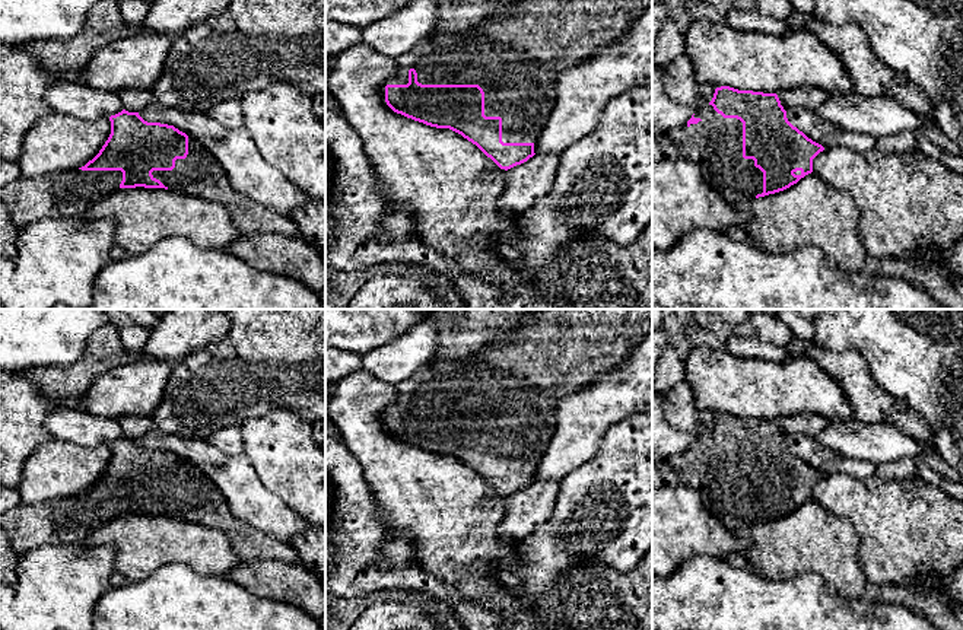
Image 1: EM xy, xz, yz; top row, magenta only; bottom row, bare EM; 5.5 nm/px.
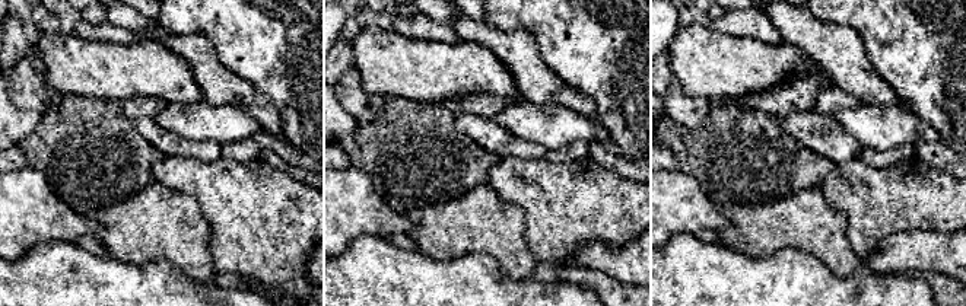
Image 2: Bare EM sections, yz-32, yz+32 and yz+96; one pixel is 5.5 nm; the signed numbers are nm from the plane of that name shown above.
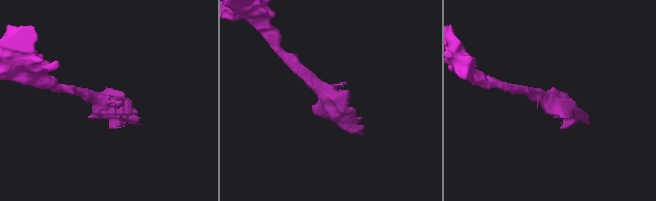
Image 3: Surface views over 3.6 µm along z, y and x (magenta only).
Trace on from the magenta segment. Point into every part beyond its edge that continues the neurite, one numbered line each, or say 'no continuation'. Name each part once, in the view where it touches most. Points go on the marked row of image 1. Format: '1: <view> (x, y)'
1: xz (517, 57)

